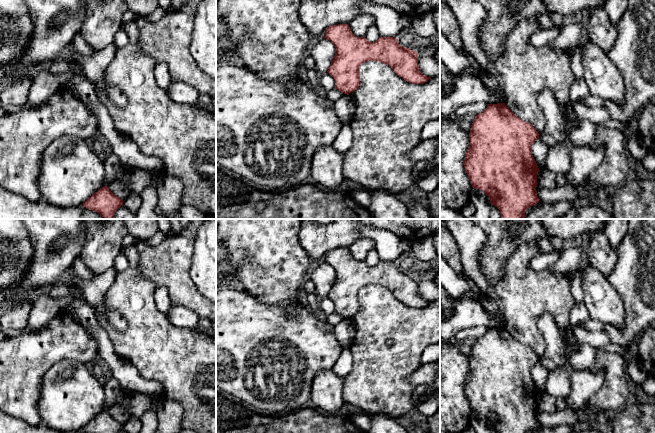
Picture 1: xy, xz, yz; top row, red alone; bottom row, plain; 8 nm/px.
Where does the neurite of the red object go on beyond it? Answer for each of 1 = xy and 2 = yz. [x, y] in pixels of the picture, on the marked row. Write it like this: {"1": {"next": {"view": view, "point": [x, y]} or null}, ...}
{"1": {"next": null}, "2": {"next": null}}

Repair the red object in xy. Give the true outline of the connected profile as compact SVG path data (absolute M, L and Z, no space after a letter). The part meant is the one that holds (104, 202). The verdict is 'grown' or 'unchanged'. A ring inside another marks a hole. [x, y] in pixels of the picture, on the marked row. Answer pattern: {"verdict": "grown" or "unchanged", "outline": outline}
{"verdict": "unchanged", "outline": "M107 186L101 187L82 206L99 213L104 219L114 219L116 210L123 205L123 200L115 196Z"}

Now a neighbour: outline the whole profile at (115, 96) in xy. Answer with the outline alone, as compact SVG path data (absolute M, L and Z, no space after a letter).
M115 87L109 89L109 94L107 95L107 99L110 103L118 107L126 106L126 97L124 93L122 93L119 89Z

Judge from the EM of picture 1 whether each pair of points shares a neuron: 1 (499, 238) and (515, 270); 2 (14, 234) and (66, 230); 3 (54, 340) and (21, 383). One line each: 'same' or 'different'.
1: different
2: different
3: same

